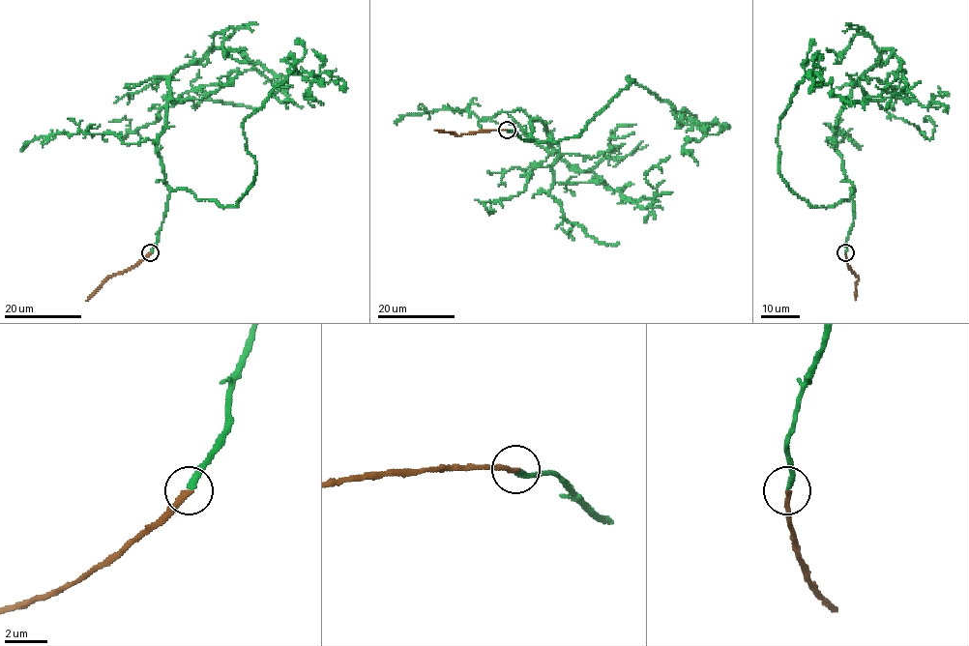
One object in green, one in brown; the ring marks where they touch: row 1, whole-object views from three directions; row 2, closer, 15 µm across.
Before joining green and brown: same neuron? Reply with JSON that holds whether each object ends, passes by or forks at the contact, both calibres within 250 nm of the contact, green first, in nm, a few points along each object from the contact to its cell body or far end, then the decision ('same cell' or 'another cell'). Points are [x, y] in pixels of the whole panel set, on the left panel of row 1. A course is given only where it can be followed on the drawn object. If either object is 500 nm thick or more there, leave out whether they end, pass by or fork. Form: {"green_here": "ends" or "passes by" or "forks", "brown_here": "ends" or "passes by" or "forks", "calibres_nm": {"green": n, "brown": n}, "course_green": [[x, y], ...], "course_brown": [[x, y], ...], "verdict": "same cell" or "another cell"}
{"green_here": "ends", "brown_here": "ends", "calibres_nm": {"green": 240, "brown": 240}, "course_green": [[150, 252], [172, 190], [235, 206], [256, 173], [244, 120], [290, 72], [323, 82], [305, 95], [323, 104]], "course_brown": [[150, 252], [131, 268], [113, 274], [86, 300]], "verdict": "same cell"}

